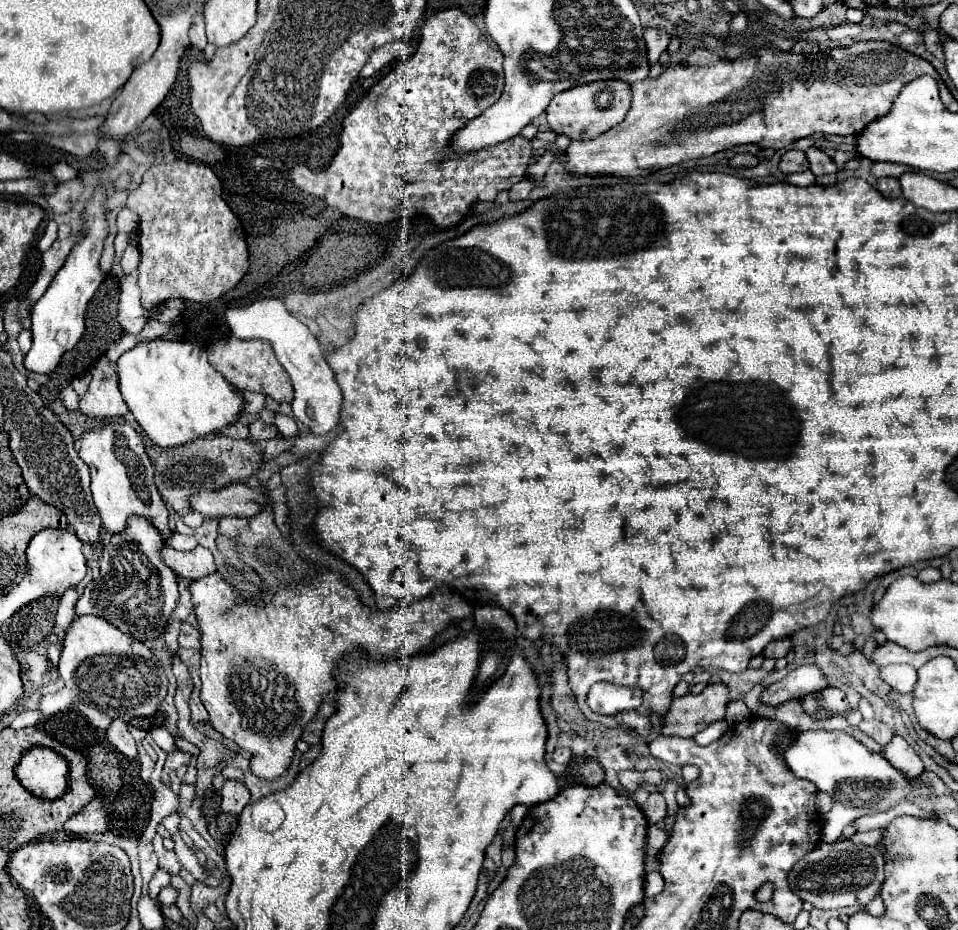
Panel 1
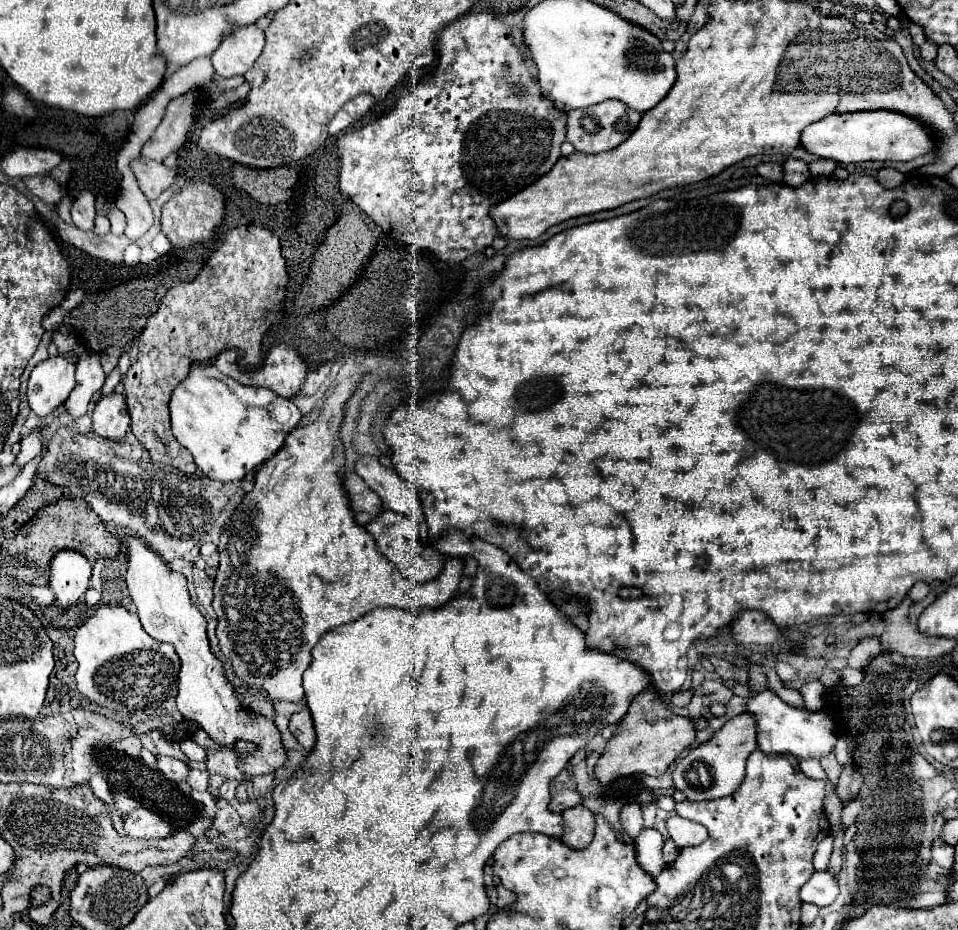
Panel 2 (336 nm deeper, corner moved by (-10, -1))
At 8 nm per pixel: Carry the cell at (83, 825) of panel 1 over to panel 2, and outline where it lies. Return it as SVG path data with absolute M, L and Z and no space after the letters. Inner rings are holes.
M138 807L124 817L122 829L128 837L138 837L138 839L152 839L152 837L162 839L172 833L172 827L168 821L164 821L160 815L144 807Z

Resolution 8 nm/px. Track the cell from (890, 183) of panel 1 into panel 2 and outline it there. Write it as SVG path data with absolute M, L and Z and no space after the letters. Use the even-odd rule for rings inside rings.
M884 167L878 171L878 181L886 187L886 189L894 189L900 187L904 183L904 175L892 167Z

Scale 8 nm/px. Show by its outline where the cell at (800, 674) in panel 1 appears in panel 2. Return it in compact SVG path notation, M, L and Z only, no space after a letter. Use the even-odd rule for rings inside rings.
M748 711L728 719L716 735L694 747L684 759L680 759L674 767L674 787L680 789L690 801L714 801L732 795L742 779L744 779L744 769L750 753L756 749L756 717L750 715Z

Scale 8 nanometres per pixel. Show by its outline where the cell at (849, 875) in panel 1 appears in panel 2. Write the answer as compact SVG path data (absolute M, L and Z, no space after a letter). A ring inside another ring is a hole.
M814 871L808 883L800 889L800 899L814 905L832 905L836 901L836 875L826 871Z

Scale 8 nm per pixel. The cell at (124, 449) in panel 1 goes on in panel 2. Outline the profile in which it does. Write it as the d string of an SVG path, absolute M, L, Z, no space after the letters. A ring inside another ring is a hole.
M138 537L124 539L124 555L128 559L128 571L126 571L128 591L138 609L142 627L154 639L174 645L182 661L178 675L180 679L178 697L176 697L182 715L186 719L194 719L222 747L232 747L236 739L256 743L258 751L254 755L240 757L240 769L248 773L248 777L264 775L274 771L276 767L282 767L282 763L286 761L286 753L282 749L280 731L270 719L240 707L240 699L234 687L224 679L222 663L210 653L208 637L206 637L206 619L190 603L186 577L182 573L172 571L170 565Z

